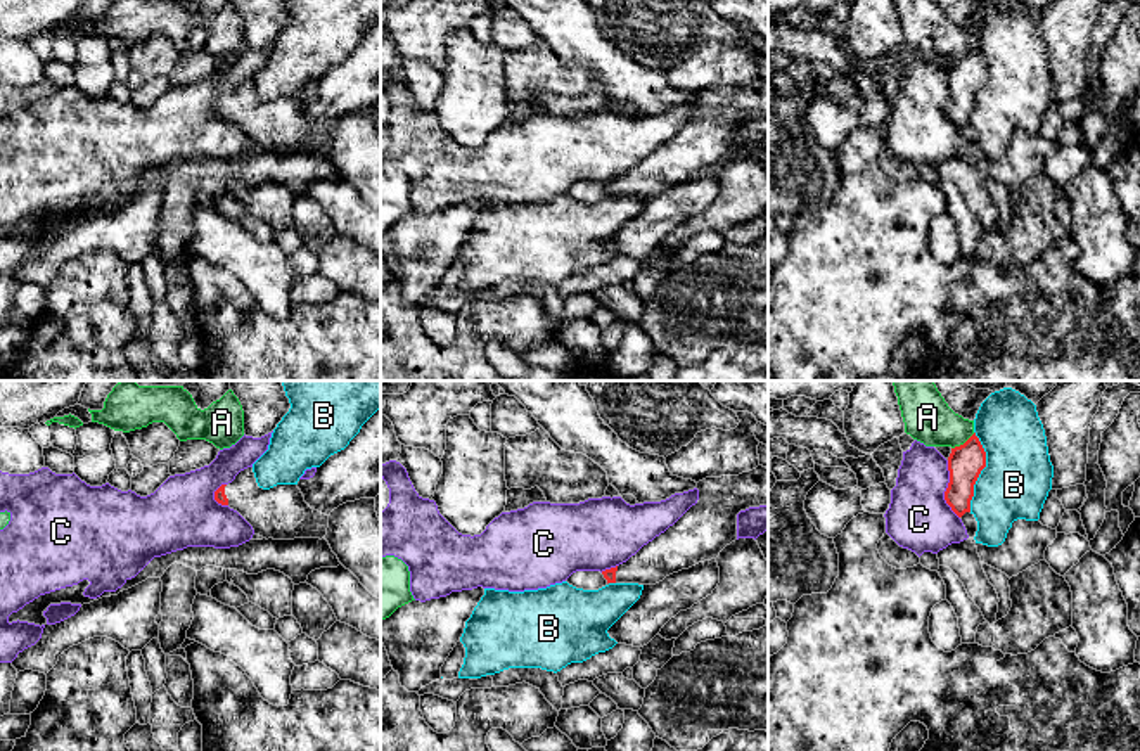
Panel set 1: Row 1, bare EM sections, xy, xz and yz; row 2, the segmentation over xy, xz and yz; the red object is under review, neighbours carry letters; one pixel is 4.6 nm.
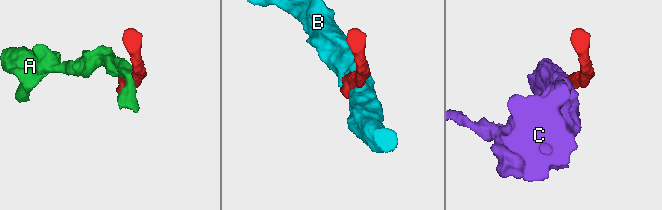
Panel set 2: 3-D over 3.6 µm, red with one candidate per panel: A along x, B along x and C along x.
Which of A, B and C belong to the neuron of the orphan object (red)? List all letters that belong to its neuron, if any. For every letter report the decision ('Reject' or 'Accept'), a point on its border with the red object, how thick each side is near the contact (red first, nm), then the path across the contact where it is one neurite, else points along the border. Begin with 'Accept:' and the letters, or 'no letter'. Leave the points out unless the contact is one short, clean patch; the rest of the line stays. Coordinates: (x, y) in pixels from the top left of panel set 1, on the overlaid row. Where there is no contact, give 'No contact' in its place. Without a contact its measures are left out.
Accept: no letter
A: Reject. Touches red at yz (964, 443). Thickness 160 nm (red) against 220 nm
B: Reject. Touches red at yz (981, 469). Thickness 160 nm (red) against 320 nm
C: Reject. Touches red at yz (947, 490). Thickness 160 nm (red) against 300 nm. Boundary: yz (947, 461), (948, 487), (945, 502), (959, 518)

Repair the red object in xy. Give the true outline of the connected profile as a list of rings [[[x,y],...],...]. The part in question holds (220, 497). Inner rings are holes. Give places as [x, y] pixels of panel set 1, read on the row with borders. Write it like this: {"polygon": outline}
{"polygon": [[[253,467],[215,491],[215,500],[237,510],[254,535],[273,540],[325,538],[329,516],[311,509],[298,485],[258,486]]]}

